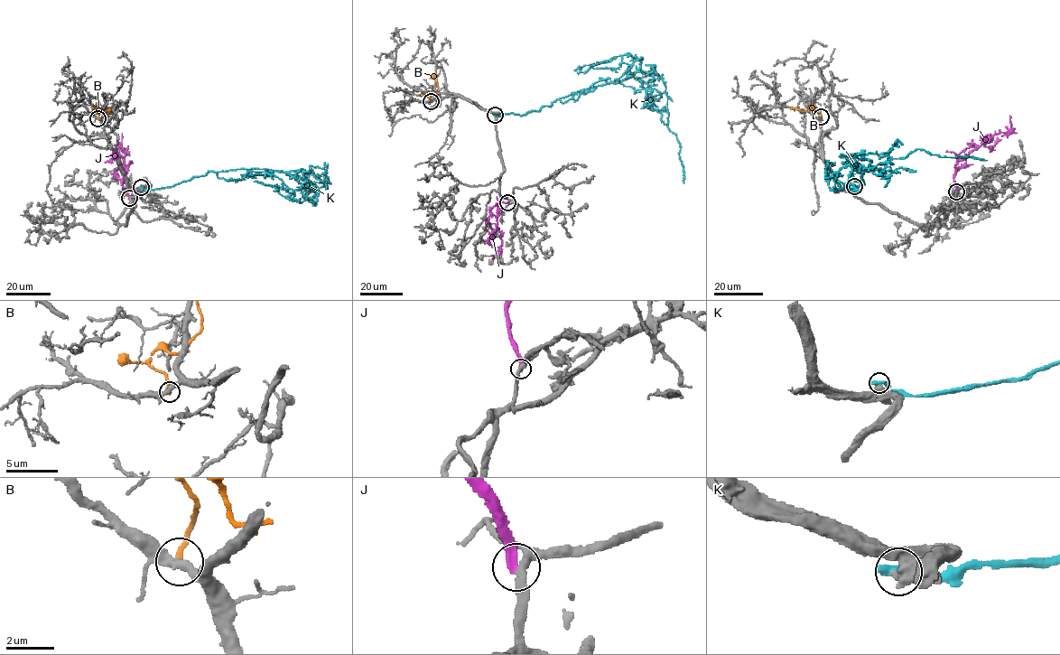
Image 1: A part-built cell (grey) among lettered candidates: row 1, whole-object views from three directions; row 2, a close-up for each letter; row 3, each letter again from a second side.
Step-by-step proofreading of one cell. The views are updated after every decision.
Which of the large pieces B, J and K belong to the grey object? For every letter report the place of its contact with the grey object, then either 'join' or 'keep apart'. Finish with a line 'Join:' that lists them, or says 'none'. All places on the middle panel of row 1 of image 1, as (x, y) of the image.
B: meets grey at (431, 101); keep apart
J: meets grey at (507, 202); keep apart
K: meets grey at (495, 115); keep apart
Join: none

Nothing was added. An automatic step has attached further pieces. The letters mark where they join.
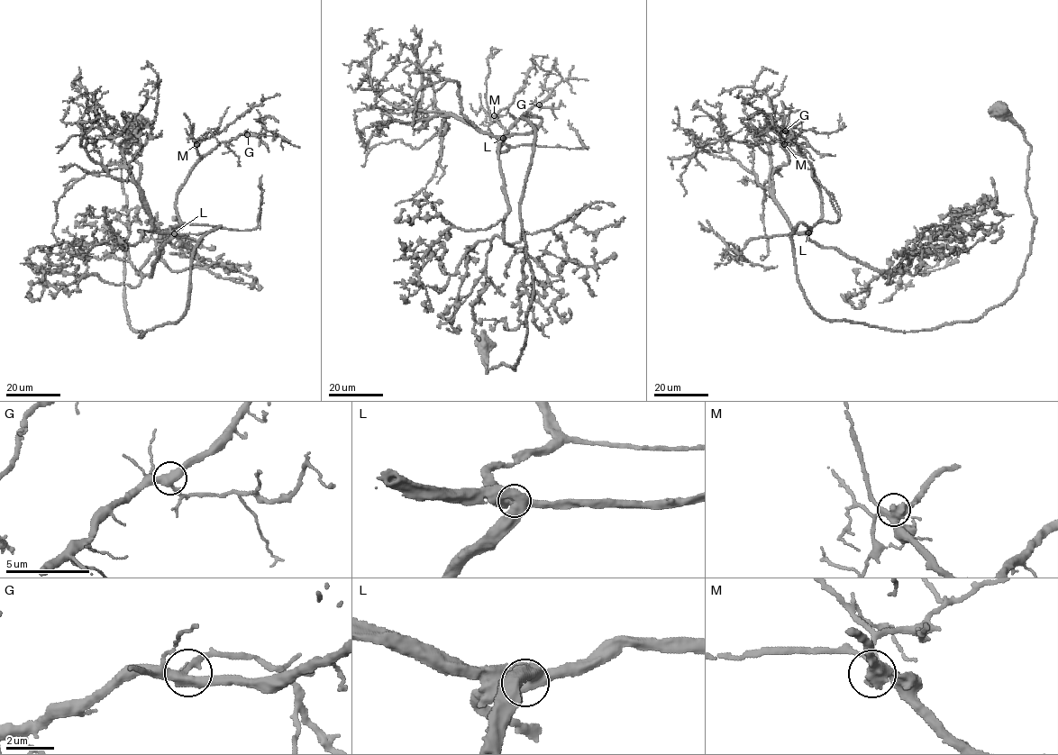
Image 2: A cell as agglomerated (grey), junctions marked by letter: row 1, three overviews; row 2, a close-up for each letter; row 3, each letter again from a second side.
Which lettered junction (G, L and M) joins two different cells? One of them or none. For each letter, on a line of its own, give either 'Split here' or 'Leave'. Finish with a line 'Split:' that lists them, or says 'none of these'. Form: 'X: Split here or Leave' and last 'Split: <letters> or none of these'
G: Leave
L: Leave
M: Leave
Split: none of these

